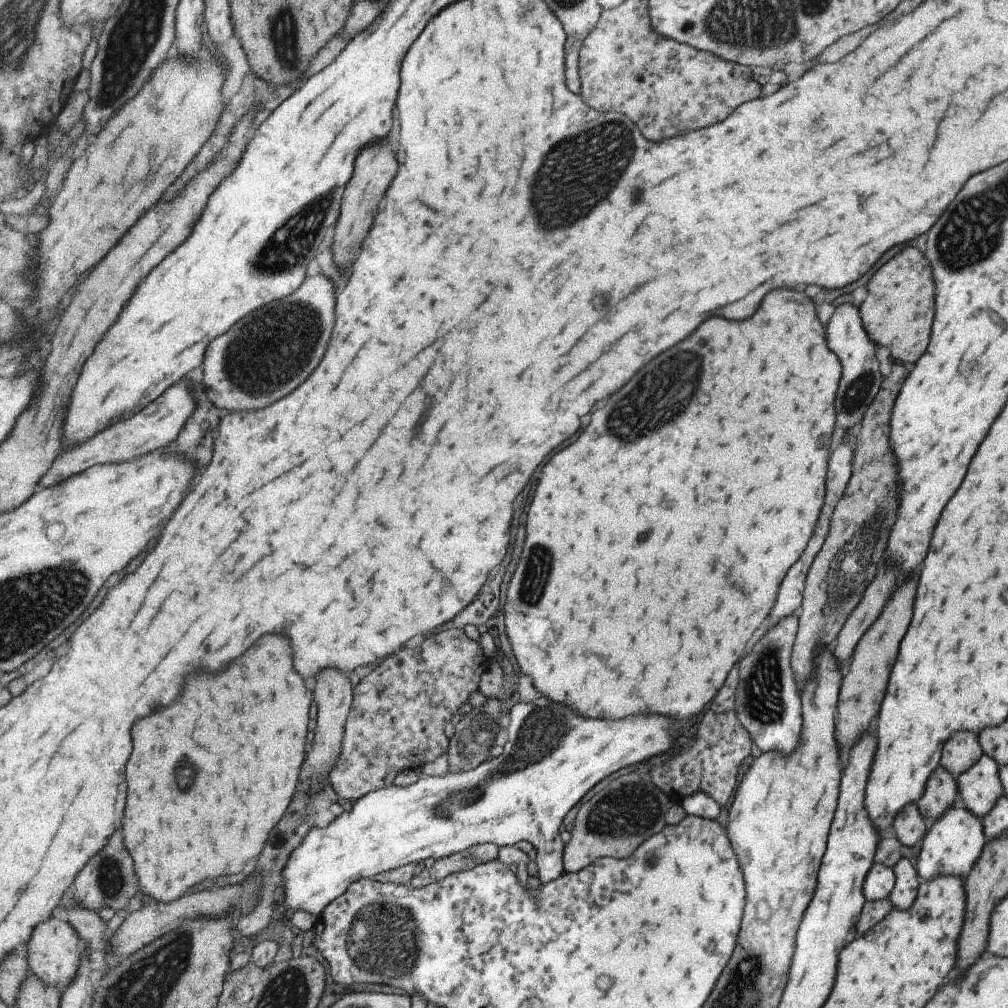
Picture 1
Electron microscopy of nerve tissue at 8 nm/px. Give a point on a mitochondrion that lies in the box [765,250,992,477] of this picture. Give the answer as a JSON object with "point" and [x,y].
{"point":[854,397]}

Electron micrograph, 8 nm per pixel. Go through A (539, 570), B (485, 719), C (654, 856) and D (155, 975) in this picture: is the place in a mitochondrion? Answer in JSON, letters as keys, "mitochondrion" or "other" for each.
{"A":"mitochondrion","B":"mitochondrion","C":"mitochondrion","D":"mitochondrion"}

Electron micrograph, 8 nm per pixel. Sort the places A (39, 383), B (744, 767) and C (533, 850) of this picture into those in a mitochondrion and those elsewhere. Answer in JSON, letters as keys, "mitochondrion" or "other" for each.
{"A":"other","B":"other","C":"other"}

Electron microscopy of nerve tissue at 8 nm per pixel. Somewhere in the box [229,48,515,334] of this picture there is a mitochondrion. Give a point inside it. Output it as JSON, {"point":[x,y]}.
{"point":[288,246]}

